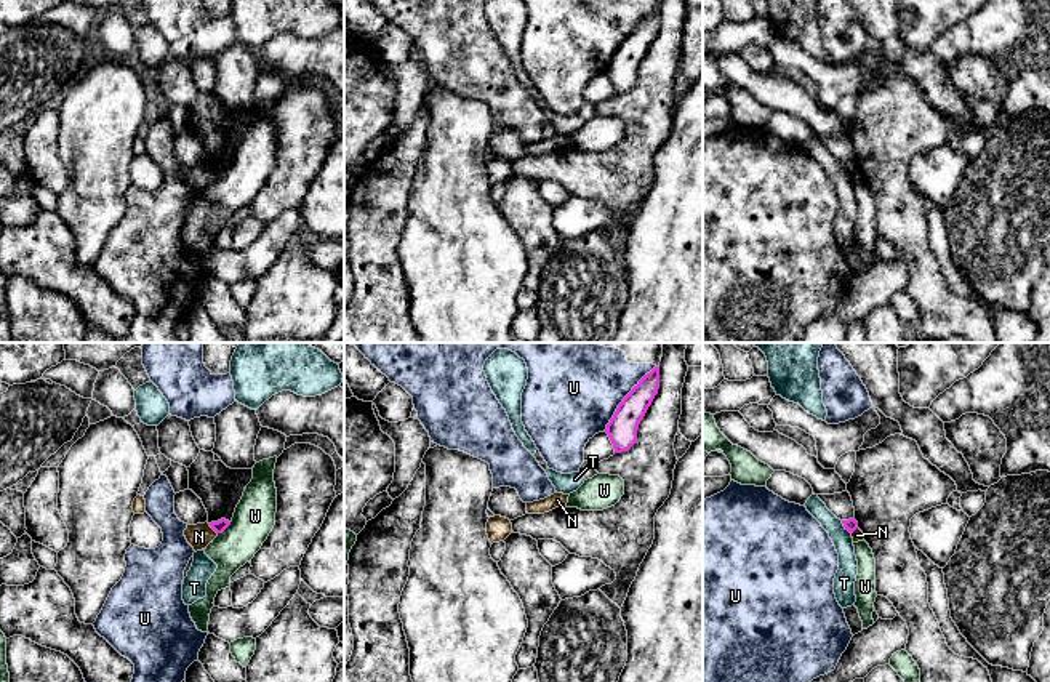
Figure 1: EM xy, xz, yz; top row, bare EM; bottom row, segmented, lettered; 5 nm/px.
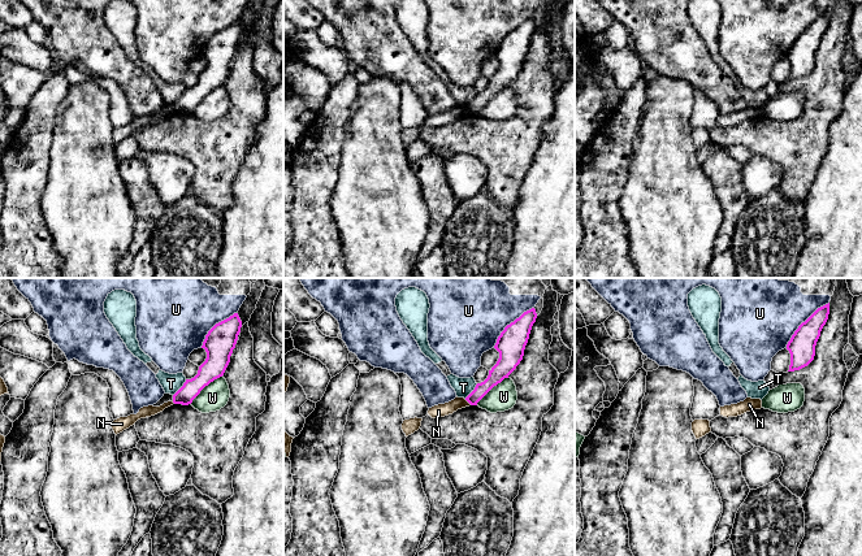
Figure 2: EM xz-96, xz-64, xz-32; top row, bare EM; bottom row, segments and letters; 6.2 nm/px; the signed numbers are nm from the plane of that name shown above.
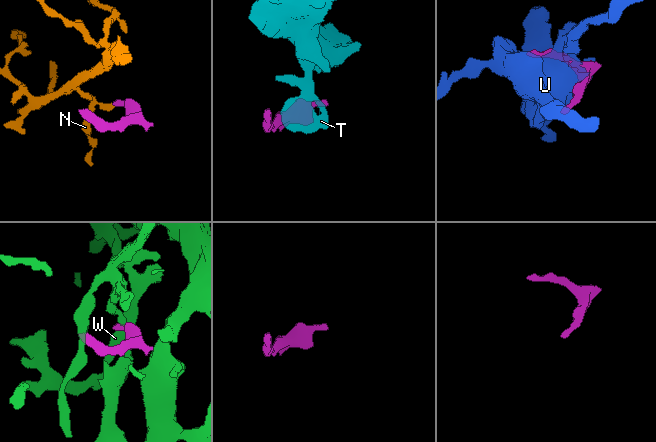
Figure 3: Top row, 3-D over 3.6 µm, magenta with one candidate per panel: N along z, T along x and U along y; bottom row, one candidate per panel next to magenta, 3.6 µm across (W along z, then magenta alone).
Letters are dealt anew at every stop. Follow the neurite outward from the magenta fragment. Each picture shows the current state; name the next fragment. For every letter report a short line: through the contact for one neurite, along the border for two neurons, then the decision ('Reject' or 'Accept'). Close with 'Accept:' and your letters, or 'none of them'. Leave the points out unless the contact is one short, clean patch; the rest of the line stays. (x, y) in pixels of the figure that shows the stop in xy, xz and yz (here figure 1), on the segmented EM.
N: Line: xy (208, 524), (216, 533). Reject
T: Line: yz (841, 521), (850, 533). Reject
U: Reject
W: Reject
Accept: none of them

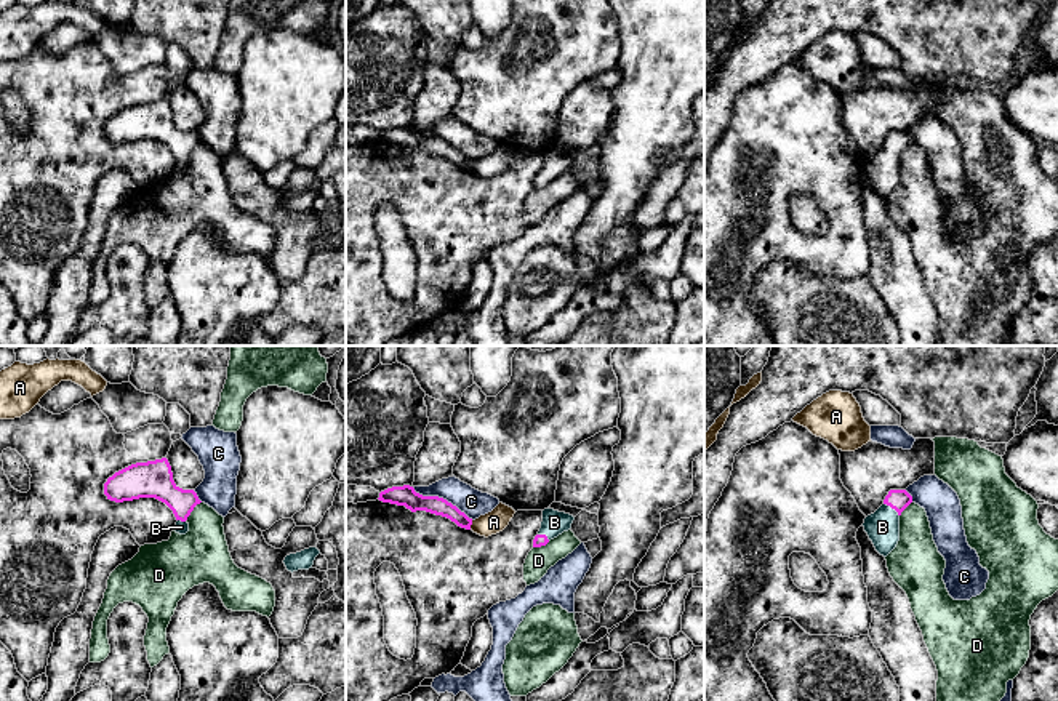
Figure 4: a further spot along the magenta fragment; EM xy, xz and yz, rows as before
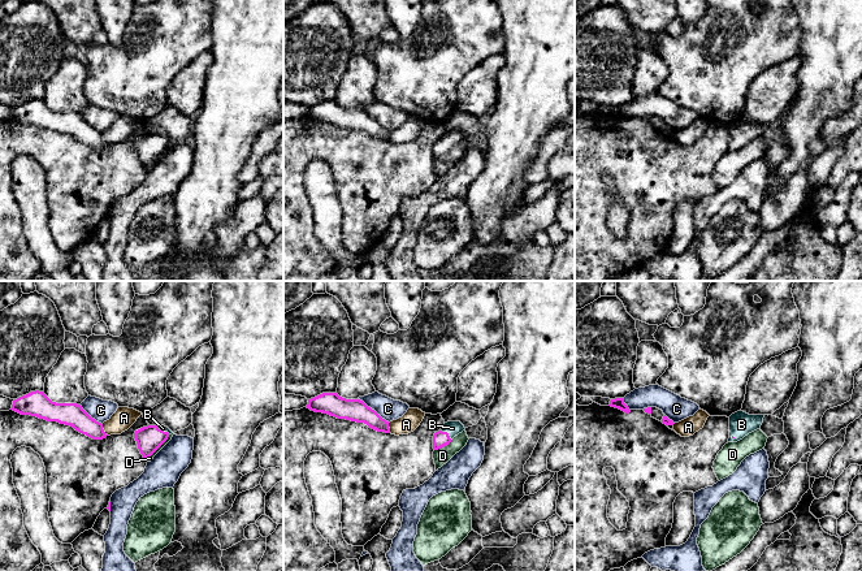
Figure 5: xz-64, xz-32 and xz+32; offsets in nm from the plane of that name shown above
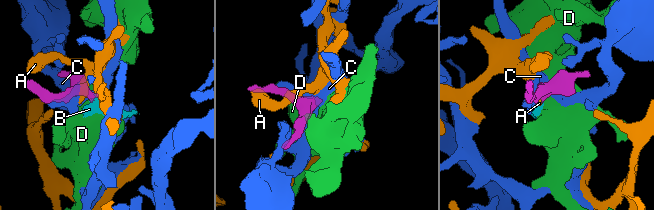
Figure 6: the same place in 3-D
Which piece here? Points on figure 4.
A: Line: xz (472, 520), (469, 528). Reject
B: Line: yz (898, 500), (892, 508), (882, 527). Accept
C: Reject
D: Line: xy (200, 501), (184, 520). Reject
Accept: B

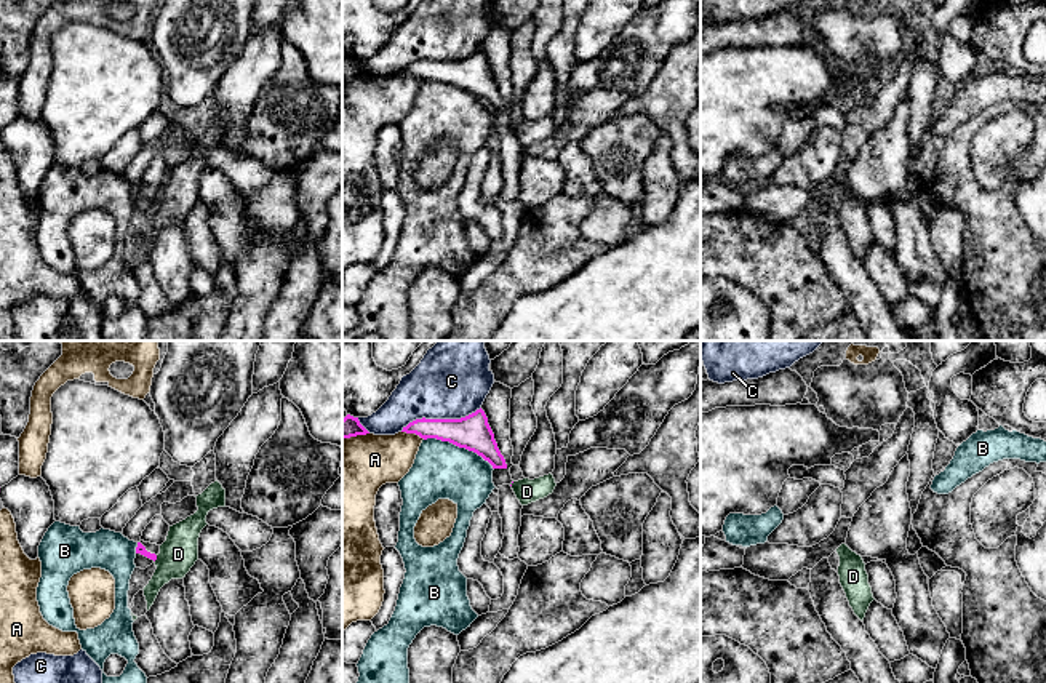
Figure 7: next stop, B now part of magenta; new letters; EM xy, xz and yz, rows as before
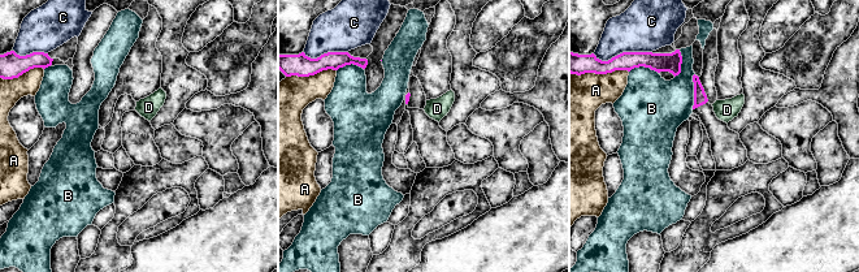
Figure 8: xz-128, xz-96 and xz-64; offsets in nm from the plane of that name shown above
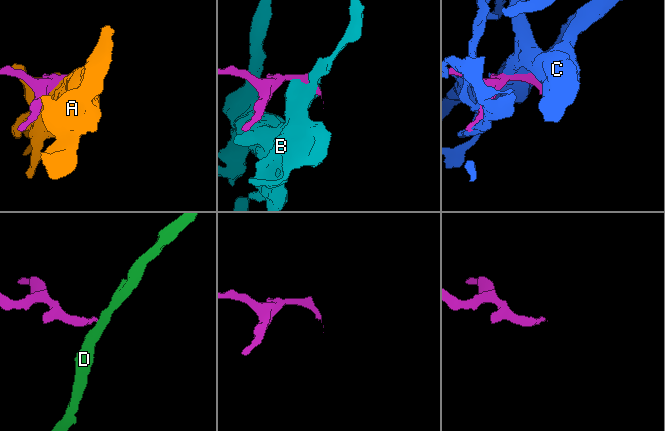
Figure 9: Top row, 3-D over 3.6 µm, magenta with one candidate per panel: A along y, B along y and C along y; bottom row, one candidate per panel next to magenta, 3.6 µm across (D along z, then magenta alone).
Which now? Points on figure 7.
A: Reject
B: Reject
C: Reject
D: Line: xy (157, 555), (154, 562). Reject
Accept: none of them

